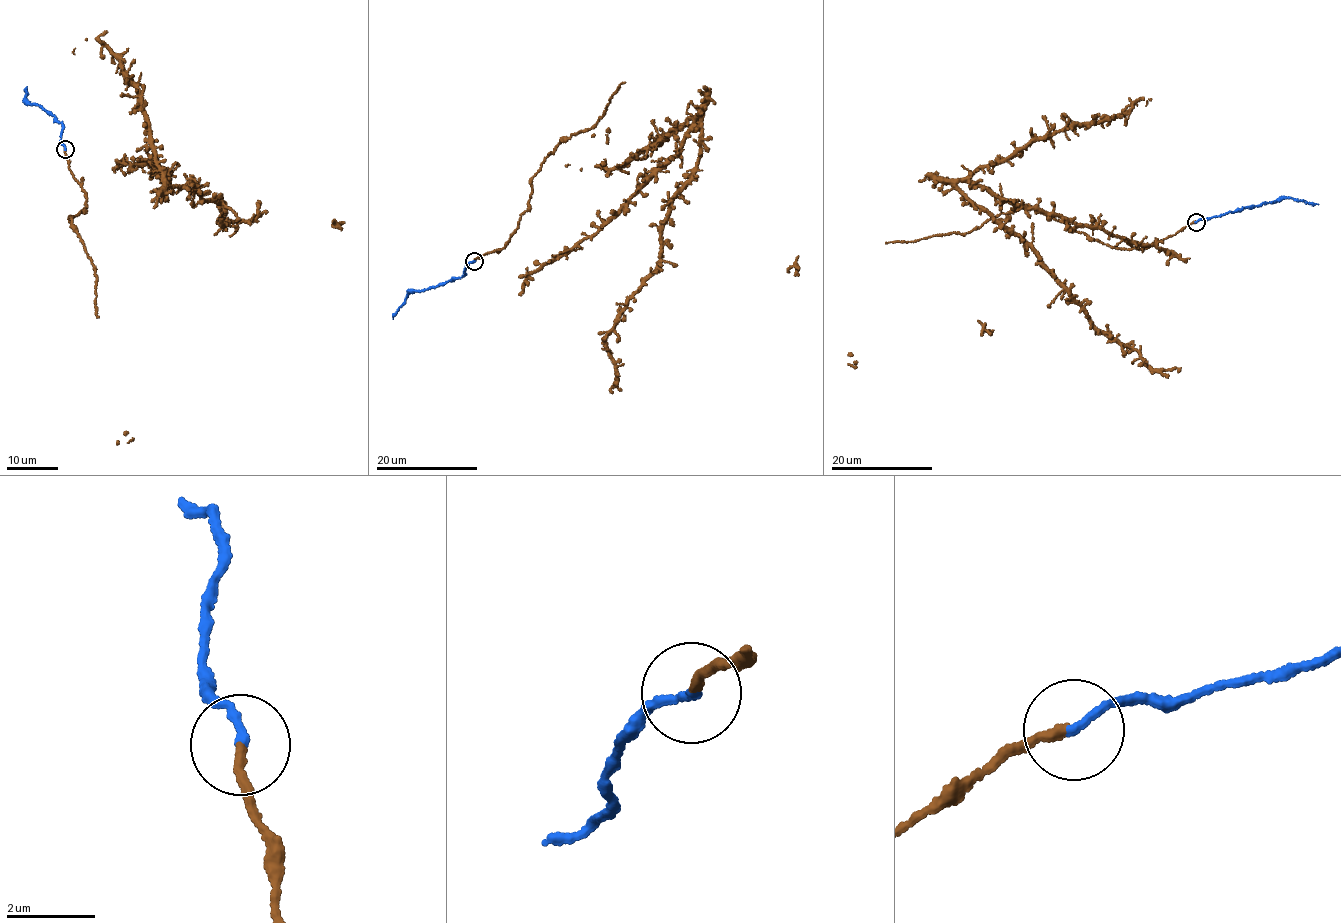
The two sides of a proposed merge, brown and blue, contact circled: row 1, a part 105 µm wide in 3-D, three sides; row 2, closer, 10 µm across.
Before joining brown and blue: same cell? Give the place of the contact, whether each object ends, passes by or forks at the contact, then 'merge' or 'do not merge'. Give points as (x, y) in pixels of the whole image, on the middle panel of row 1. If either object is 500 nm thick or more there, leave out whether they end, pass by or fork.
(474, 261) | brown ends | blue ends | merge

